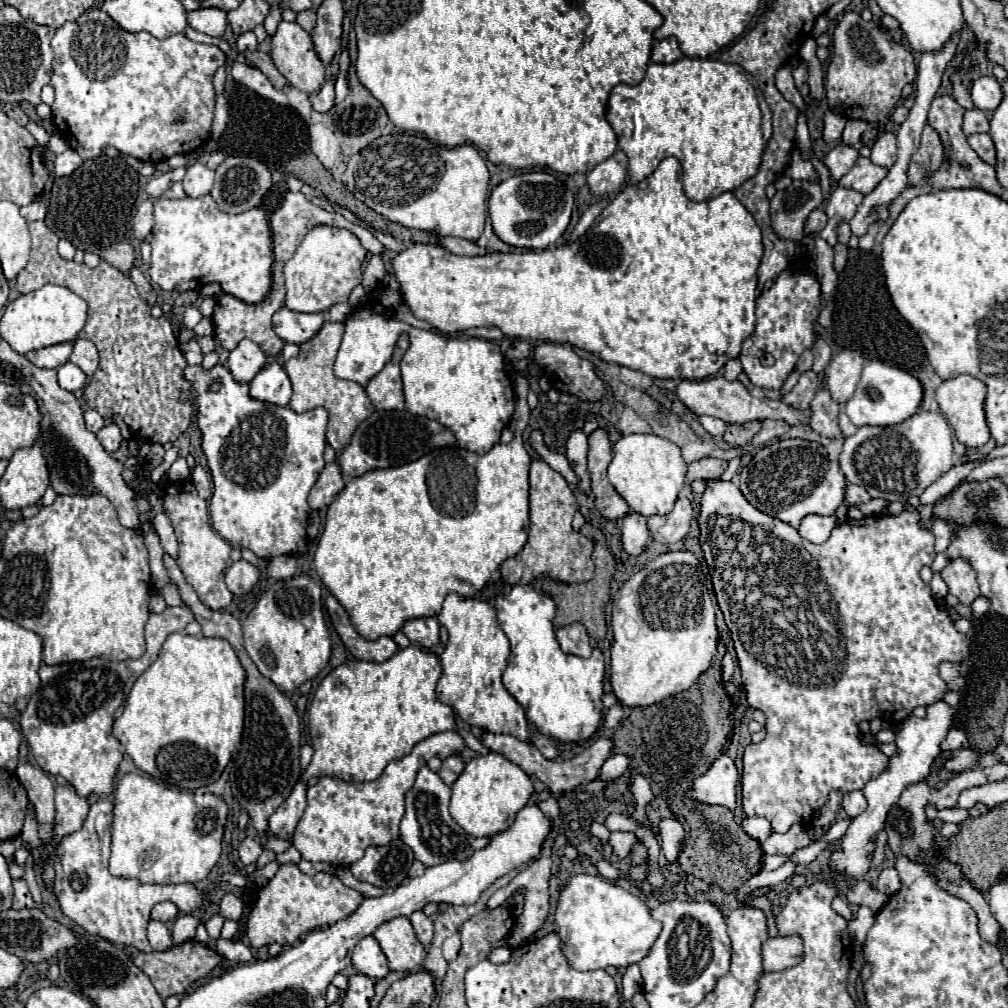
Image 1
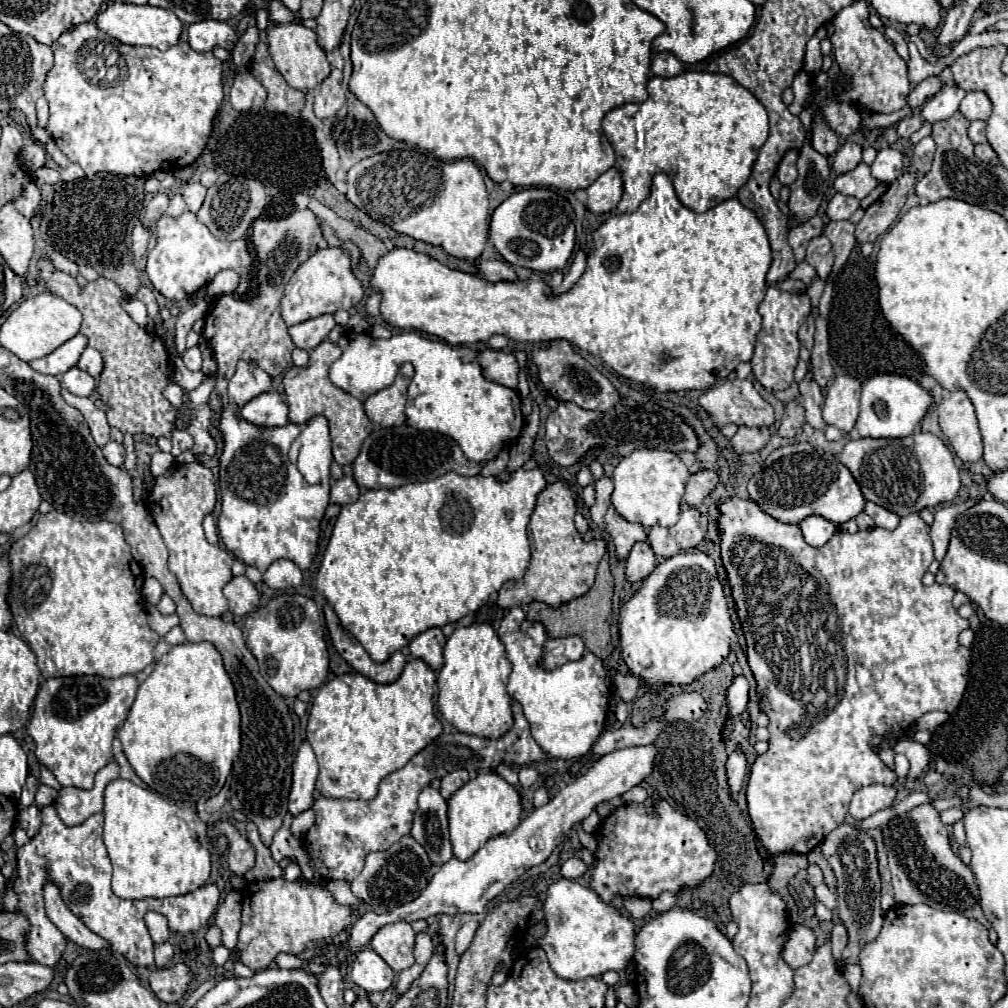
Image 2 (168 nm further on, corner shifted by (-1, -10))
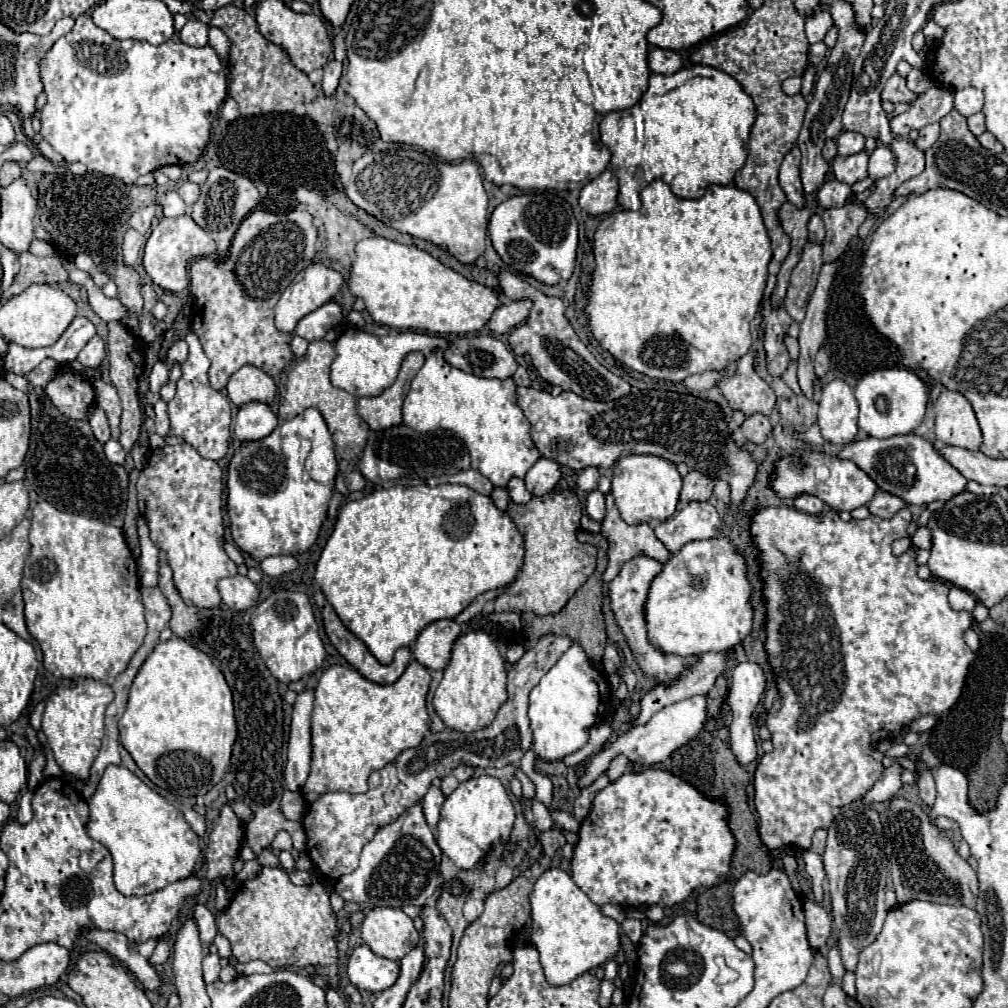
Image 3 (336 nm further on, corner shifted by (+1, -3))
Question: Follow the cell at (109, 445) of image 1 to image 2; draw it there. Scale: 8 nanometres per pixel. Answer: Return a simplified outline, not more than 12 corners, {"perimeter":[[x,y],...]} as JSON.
{"perimeter":[[109,441],[103,449],[105,459],[121,467],[125,449],[121,443]]}

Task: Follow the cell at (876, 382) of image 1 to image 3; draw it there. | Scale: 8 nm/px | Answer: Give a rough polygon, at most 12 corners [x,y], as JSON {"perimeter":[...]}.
{"perimeter":[[911,370],[859,380],[859,428],[873,438],[923,422],[927,386]]}

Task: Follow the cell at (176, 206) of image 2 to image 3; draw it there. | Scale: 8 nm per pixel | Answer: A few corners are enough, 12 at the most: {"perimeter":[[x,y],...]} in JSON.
{"perimeter":[[167,192],[161,202],[167,218],[187,214],[187,204],[177,192]]}

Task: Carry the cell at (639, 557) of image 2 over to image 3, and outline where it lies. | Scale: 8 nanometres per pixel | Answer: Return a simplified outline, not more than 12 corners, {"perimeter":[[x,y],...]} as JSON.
{"perimeter":[[625,562],[609,582],[611,610],[641,672],[669,686],[699,656],[659,652],[645,604],[661,564]]}

